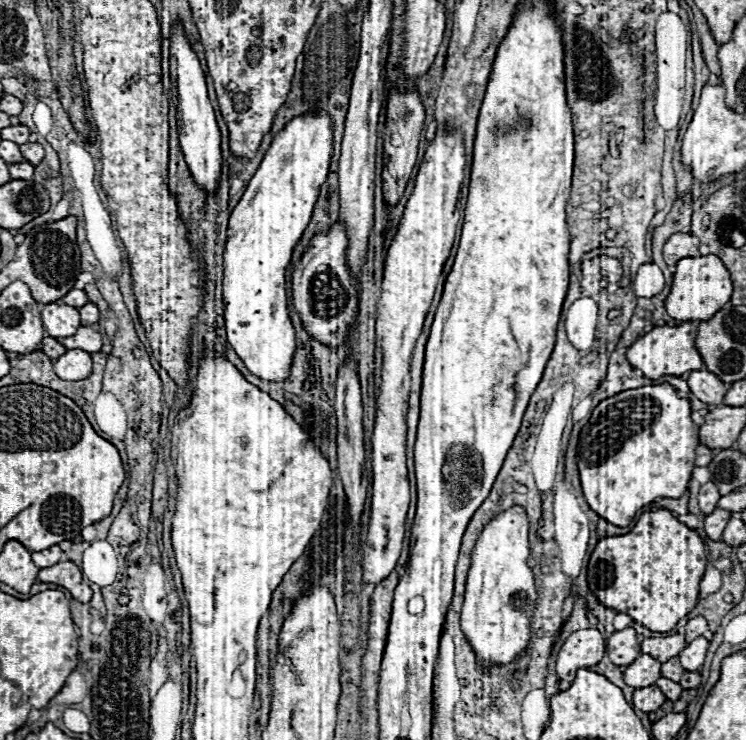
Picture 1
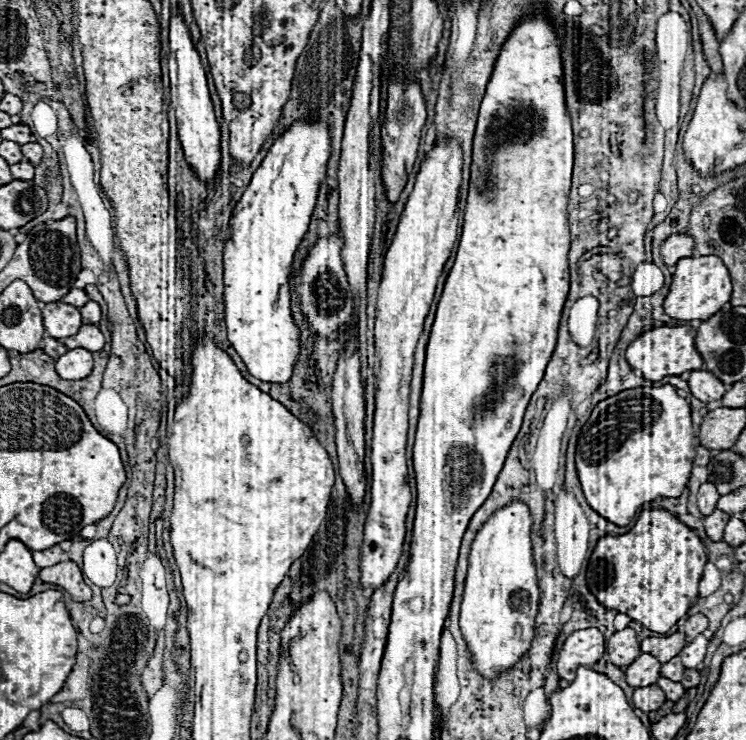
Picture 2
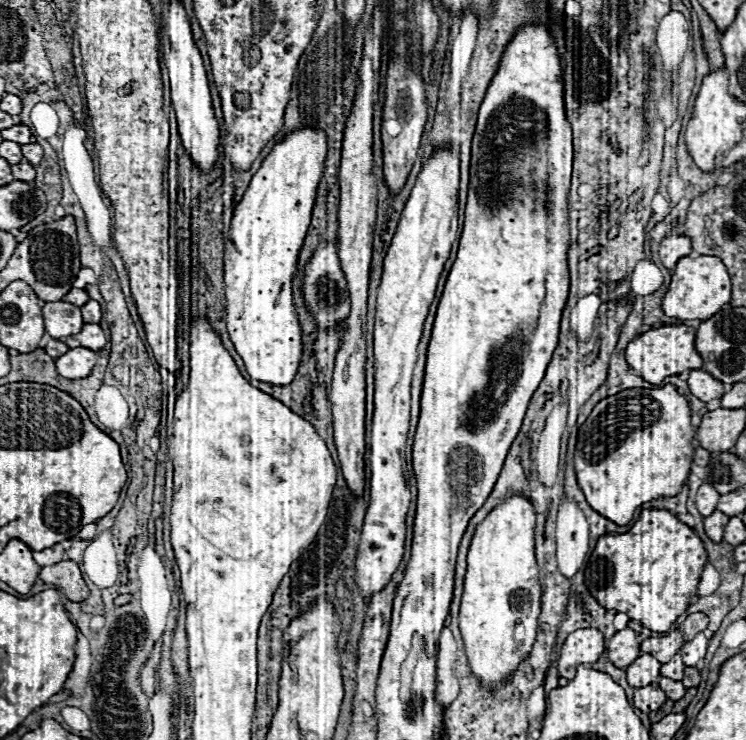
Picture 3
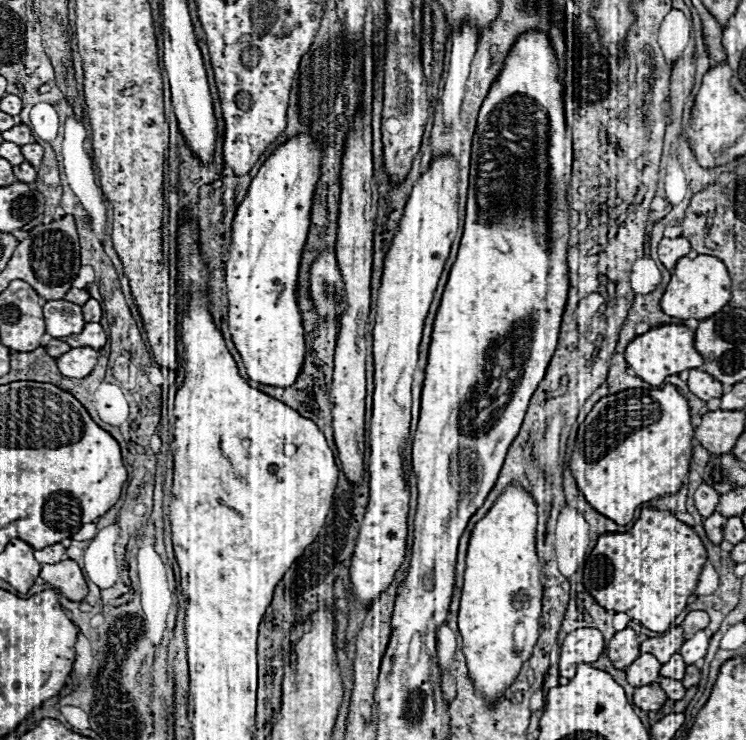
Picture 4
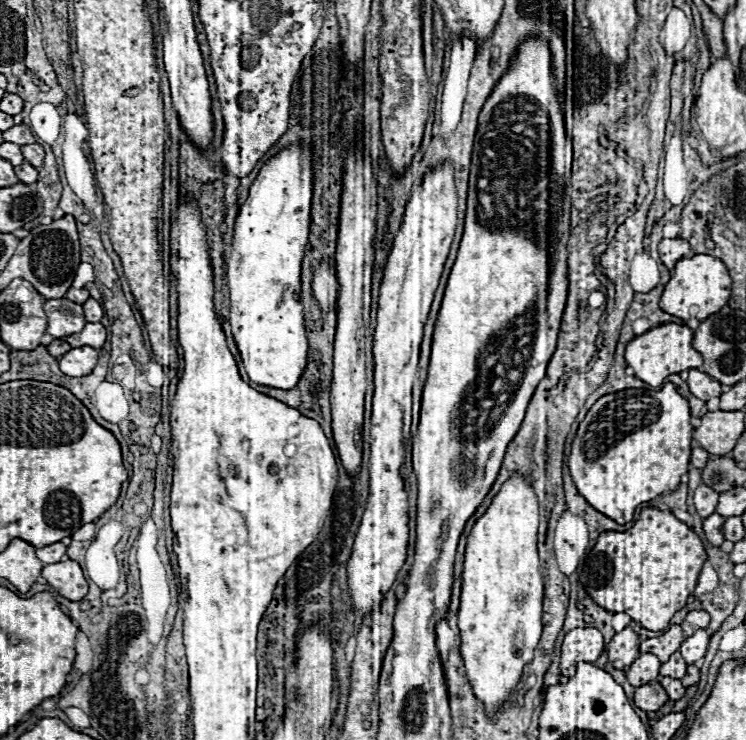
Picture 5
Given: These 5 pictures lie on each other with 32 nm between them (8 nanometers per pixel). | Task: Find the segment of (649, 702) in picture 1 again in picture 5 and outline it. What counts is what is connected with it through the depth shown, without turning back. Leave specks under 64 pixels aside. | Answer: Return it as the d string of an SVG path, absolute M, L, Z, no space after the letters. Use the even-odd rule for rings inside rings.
M658 682L638 686L634 692L634 704L644 712L656 712L668 700L666 690Z

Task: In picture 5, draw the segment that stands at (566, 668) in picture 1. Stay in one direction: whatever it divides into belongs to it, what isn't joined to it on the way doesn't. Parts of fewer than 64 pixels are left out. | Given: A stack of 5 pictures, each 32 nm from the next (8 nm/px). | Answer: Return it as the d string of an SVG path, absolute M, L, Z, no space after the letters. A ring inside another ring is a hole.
M596 628L570 630L562 642L560 674L572 676L572 672L576 672L576 664L580 660L596 662L602 652L604 652L604 640L602 640L600 630L596 630Z

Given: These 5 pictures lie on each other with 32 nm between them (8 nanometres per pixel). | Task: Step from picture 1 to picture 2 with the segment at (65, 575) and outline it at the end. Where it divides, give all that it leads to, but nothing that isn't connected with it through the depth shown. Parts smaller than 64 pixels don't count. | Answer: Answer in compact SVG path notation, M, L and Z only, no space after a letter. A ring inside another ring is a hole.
M66 560L66 562L60 562L60 564L54 564L54 566L48 566L48 568L42 568L38 578L42 582L48 582L48 584L56 584L60 588L64 588L64 592L68 592L68 596L74 600L74 602L86 602L90 600L92 596L92 590L84 584L82 580L82 572L80 568L72 562L72 560Z

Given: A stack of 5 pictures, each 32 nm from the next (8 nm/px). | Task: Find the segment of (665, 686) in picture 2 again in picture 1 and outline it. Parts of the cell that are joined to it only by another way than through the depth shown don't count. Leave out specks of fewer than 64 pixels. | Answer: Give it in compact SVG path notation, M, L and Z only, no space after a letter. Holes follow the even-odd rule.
M658 678L656 684L658 684L660 690L666 694L666 698L672 700L672 702L676 702L676 700L682 696L682 686L680 686L678 682L672 682L672 680L668 680L668 678Z

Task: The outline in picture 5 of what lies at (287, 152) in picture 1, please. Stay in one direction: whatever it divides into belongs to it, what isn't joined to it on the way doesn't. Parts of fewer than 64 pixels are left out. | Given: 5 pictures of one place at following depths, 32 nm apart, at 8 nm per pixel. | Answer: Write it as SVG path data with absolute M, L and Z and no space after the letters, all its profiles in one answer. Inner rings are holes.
M302 144L302 146L288 146L286 150L282 150L262 166L258 178L250 188L246 202L240 206L234 226L232 256L228 260L230 324L246 374L252 382L278 390L292 390L306 368L308 338L304 330L300 270L302 270L304 246L308 242L314 160L316 156L308 150L308 146Z

